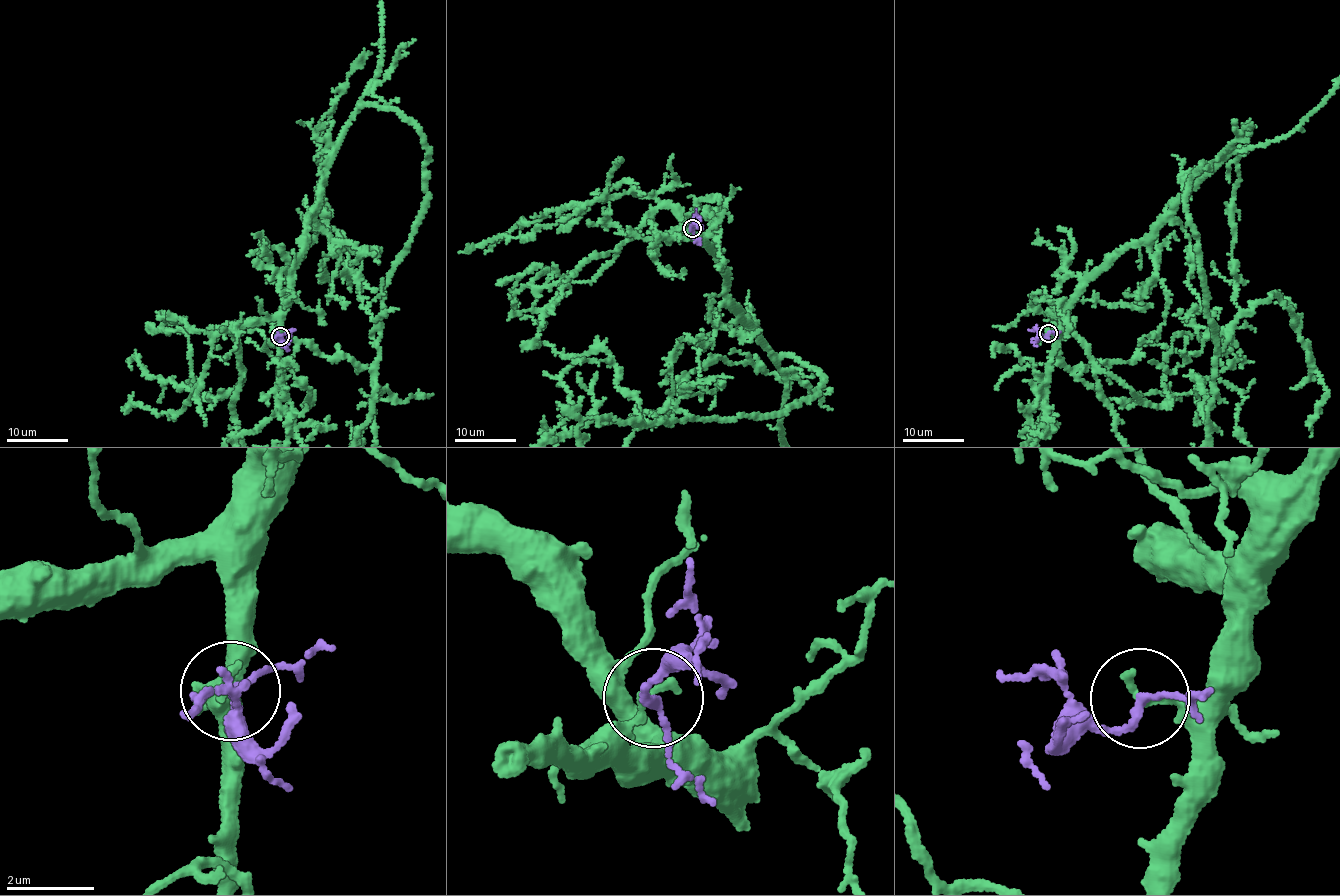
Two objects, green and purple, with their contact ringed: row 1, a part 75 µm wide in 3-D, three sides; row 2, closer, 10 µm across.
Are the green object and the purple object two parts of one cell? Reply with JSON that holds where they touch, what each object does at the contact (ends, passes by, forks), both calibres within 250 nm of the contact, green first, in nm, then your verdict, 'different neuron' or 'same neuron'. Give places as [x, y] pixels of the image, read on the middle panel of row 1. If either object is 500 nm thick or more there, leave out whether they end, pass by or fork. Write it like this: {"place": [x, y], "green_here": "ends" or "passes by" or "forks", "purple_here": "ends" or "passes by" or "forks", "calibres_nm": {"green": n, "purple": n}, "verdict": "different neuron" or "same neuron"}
{"place": [692, 228], "green_here": "ends", "purple_here": "passes by", "calibres_nm": {"green": 200, "purple": 150}, "verdict": "different neuron"}

